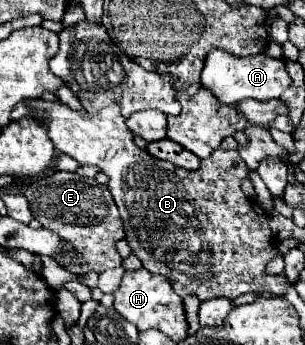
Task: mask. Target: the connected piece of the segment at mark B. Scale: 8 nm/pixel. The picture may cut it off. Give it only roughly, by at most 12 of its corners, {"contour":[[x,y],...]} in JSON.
{"contour":[[25,100],[53,146],[109,176],[125,240],[199,300],[285,294],[229,136],[189,172],[119,106]]}

